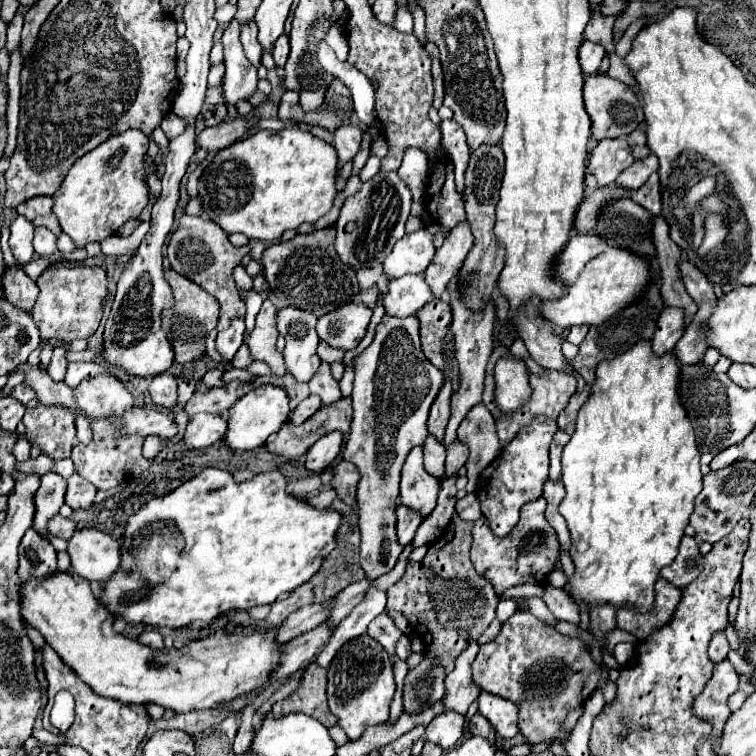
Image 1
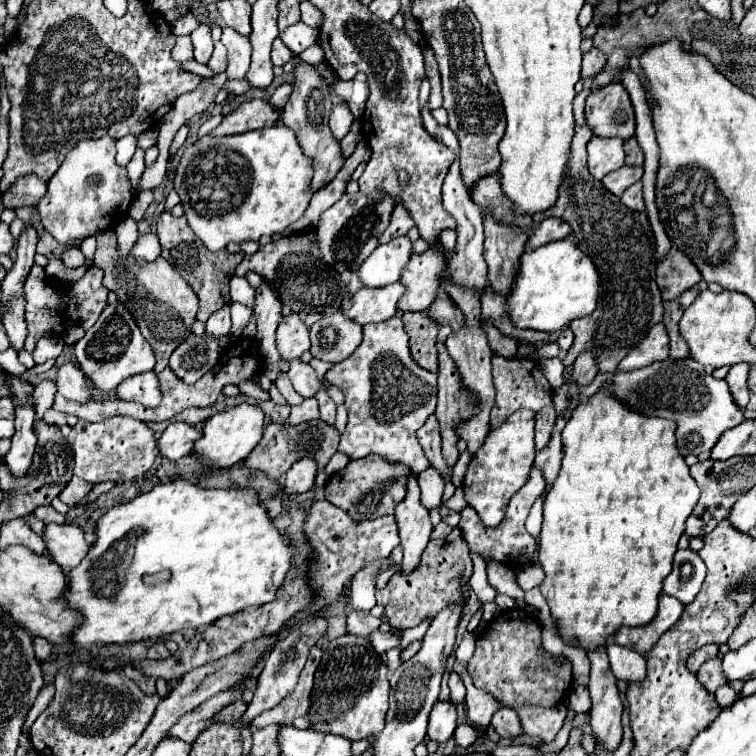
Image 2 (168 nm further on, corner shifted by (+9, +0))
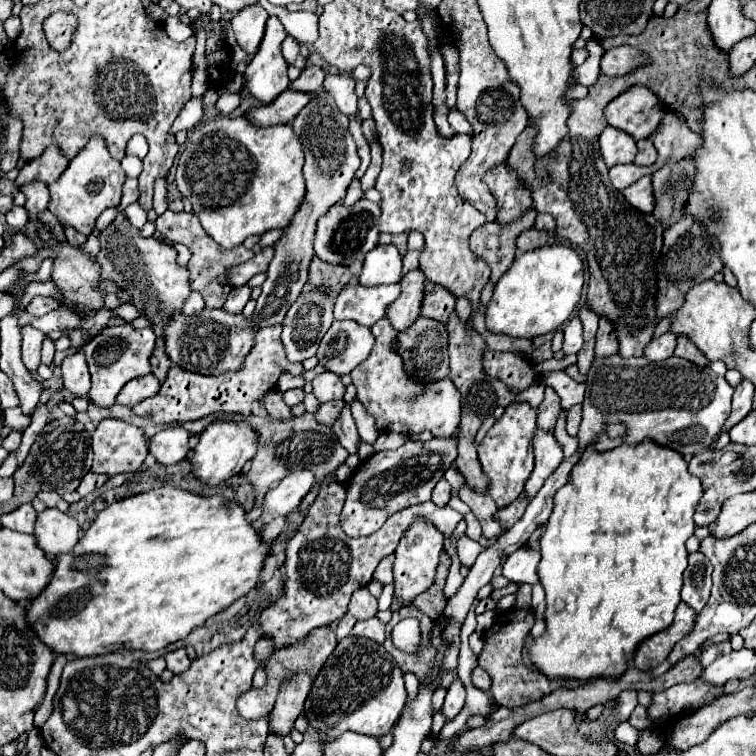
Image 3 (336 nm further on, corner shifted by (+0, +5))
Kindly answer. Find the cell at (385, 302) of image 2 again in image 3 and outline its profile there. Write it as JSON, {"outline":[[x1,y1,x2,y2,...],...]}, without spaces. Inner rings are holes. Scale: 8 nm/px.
{"outline":[[399,283,363,287,347,285,335,301,335,319,351,319,361,325,373,327,379,319,385,317,385,309,399,297]]}

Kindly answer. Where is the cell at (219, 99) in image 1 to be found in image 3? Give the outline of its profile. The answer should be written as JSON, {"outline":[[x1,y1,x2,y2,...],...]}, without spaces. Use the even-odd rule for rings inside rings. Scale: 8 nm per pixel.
{"outline":[[93,137,87,147,71,159,69,167,63,171,63,175,49,185,51,201,49,211,69,223,75,231,83,235,91,235,95,229,95,219,109,207,115,207,121,203,121,187,123,187,123,169,117,159,113,159,105,147,105,141,101,137]]}

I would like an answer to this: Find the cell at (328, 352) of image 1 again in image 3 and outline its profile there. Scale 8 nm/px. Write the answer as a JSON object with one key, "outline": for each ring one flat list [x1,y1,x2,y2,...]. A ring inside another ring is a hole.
{"outline":[[303,291,297,301,291,305,283,319,283,345,289,361,305,361,317,353,319,339,323,339,325,331,333,323,333,297,327,295,325,291]]}

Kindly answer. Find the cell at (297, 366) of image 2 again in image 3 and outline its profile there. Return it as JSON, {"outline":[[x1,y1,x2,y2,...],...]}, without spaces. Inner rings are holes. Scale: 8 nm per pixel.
{"outline":[[321,373,313,379,313,395,319,399,319,403,339,401,345,395,345,385,335,373]]}

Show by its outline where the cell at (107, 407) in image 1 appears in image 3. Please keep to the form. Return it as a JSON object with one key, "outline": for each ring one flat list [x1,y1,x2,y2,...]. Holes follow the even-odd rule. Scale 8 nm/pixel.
{"outline":[[83,351,67,355,63,359,61,373,63,373,63,385,67,391,71,391,77,397,87,397,87,391,91,387,91,377,89,377]]}

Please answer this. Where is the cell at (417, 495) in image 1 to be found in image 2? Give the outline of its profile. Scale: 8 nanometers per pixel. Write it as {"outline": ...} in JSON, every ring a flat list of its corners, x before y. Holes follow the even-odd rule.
{"outline":[[408,476,406,484,406,498,402,504,398,504,396,522,400,528,400,546,404,550,404,560,400,564,402,572,412,572,418,562,420,554,424,552,430,534,432,534,432,522,430,522,430,510,420,500,420,488,416,482,416,476]]}

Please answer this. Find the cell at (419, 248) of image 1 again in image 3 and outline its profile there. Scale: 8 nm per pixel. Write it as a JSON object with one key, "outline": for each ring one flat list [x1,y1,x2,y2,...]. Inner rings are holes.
{"outline":[[377,245,367,253,359,275,363,287,377,287,401,281,401,257,393,245]]}

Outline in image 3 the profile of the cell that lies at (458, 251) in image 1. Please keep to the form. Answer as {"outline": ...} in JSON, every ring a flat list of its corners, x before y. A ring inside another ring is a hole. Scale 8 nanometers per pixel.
{"outline":[[421,269,409,271,401,279,401,295,399,299,395,299,395,303,391,303,391,307,387,307,385,315,389,323,395,327,395,331,405,331,417,321,423,301,423,283,425,273]]}

